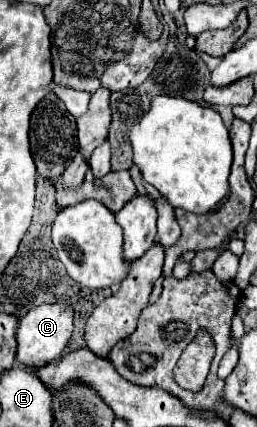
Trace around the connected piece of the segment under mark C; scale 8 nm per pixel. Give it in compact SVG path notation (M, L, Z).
M56 300L54 304L40 304L28 310L28 314L22 316L18 332L16 332L16 338L18 338L16 360L24 364L26 368L34 368L34 366L44 366L60 358L64 350L68 348L72 330L74 330L74 310L64 300Z

